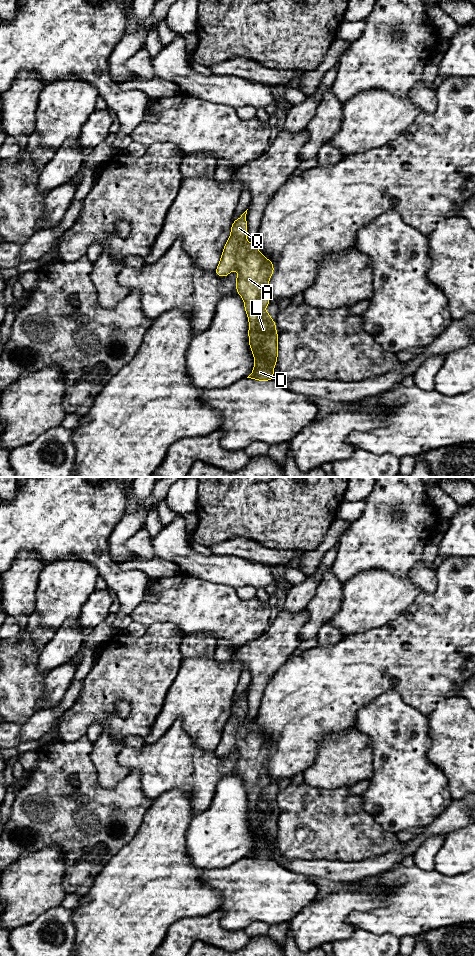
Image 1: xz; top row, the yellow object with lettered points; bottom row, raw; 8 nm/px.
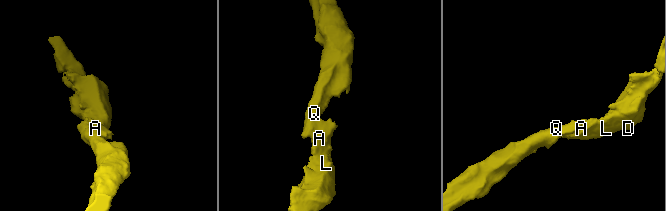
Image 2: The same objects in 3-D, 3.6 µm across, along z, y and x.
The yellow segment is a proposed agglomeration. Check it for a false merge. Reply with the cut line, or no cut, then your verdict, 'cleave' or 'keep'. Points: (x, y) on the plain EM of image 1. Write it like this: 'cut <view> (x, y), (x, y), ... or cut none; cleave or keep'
cut none; keep

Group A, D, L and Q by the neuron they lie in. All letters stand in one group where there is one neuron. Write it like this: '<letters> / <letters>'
A D L Q

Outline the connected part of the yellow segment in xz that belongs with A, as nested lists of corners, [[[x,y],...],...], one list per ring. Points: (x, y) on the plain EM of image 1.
[[[247,690],[238,700],[233,699],[231,714],[228,718],[220,739],[215,750],[218,757],[226,757],[235,748],[238,749],[236,758],[236,772],[244,780],[244,788],[249,801],[249,825],[254,835],[254,850],[247,857],[259,861],[272,861],[274,850],[278,837],[278,814],[276,812],[276,802],[270,797],[269,792],[263,788],[271,783],[268,777],[269,759],[274,753],[274,746],[271,740],[265,738],[255,723],[246,721],[247,716]]]

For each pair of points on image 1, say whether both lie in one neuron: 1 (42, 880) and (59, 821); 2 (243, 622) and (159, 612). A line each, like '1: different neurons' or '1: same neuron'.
1: different neurons
2: same neuron

